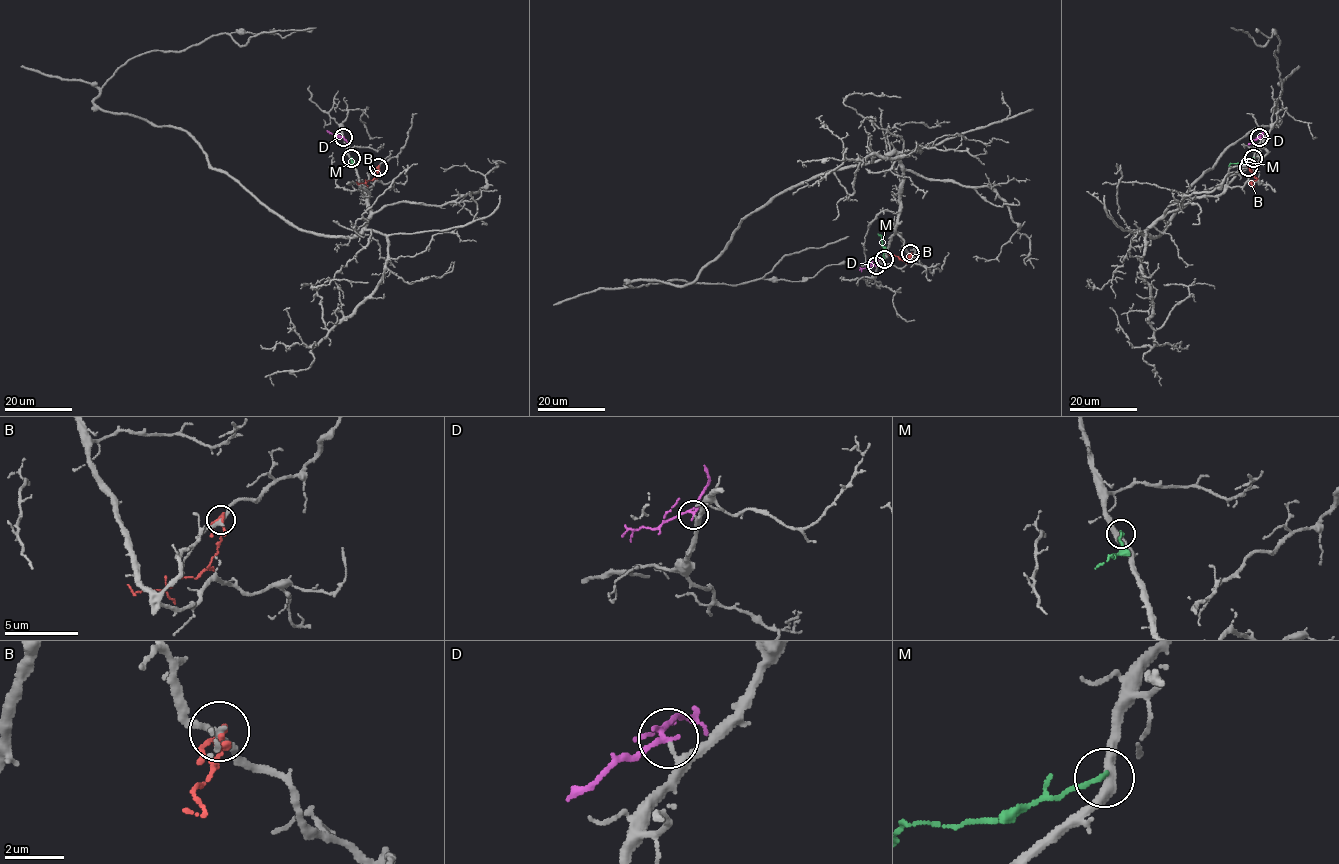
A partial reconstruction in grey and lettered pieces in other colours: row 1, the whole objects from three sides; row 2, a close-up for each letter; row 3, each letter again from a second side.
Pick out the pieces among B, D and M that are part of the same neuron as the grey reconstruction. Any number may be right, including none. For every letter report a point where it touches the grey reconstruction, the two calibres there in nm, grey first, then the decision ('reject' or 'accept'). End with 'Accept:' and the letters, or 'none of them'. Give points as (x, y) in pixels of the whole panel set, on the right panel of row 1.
B: meets grey at (1248, 167); 240 nm thick on the grey side, 160 nm on the other; reject
D: meets grey at (1259, 137); 160 nm thick on the grey side, 160 nm on the other; accept
M: meets grey at (1253, 158); 400 nm thick on the grey side, 140 nm on the other; reject
Accept: D

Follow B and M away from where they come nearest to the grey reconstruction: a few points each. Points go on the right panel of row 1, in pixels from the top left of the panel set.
B: (1248, 167), (1257, 178), (1249, 182)
M: (1253, 158), (1228, 166)

